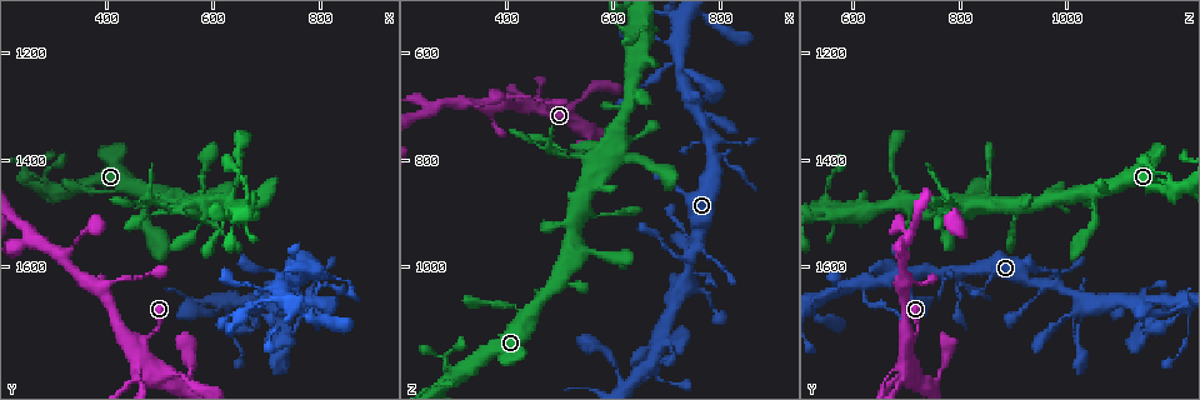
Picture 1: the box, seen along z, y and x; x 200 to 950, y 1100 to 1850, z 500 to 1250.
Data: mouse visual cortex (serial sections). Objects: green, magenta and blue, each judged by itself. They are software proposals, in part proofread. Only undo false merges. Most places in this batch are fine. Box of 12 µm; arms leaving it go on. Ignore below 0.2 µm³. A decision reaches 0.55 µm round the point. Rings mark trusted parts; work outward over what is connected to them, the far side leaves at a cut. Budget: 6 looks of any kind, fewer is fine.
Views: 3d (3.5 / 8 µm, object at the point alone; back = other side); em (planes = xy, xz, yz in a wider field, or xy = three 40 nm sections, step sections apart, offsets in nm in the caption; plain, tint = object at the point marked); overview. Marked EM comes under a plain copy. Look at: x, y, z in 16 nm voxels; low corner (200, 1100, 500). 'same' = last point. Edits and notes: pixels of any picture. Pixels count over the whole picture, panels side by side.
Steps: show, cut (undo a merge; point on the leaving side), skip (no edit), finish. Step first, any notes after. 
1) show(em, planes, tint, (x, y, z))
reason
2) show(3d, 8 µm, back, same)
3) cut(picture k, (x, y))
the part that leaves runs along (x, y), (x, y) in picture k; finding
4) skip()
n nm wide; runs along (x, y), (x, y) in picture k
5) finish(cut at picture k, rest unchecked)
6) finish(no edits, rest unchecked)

show(3d, 3.5 µm, (665, 1665, 1190))
small branch off a trunk

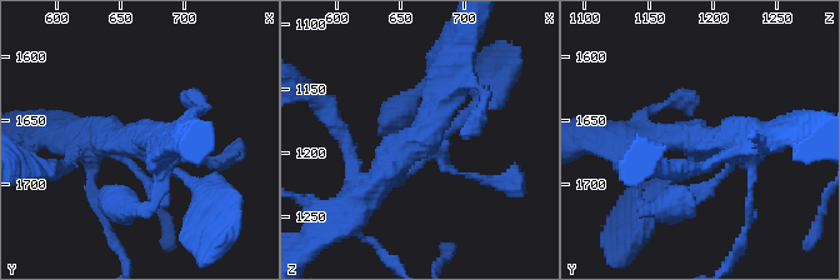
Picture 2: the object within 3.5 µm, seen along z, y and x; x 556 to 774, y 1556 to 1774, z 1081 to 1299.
show(em, xy, step 5, tint, (668, 1666, 1186))
need the tissue

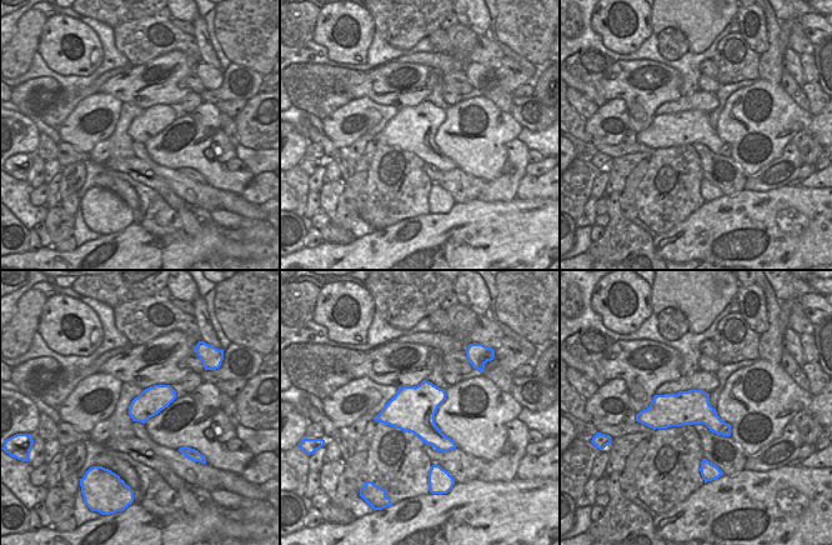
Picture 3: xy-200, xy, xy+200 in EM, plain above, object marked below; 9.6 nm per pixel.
show(em, planes, tint, same)
cut it another way

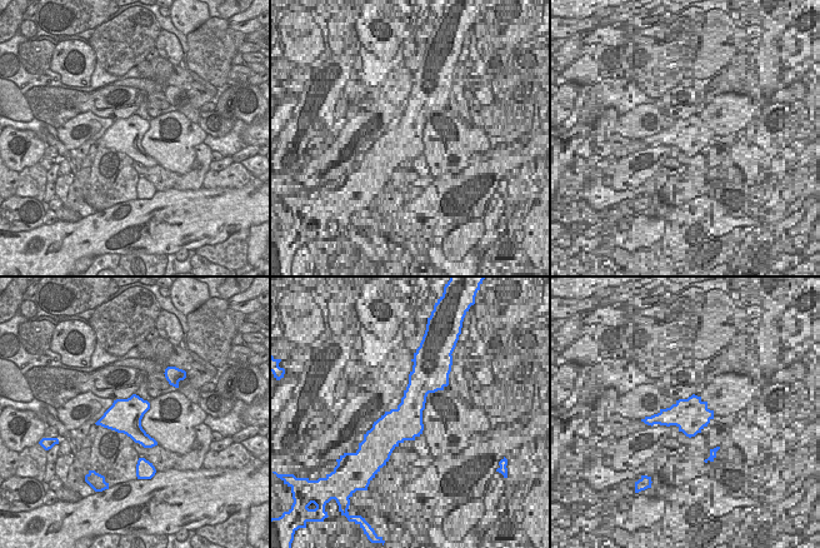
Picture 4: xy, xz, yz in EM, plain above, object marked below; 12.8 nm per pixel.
skip()
runs along (453, 61), (425, 131), (360, 183) in picture 2; continuous, no second cell

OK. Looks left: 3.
show(3d, 3.5 µm, (470, 1515, 1055))
sudden change in width

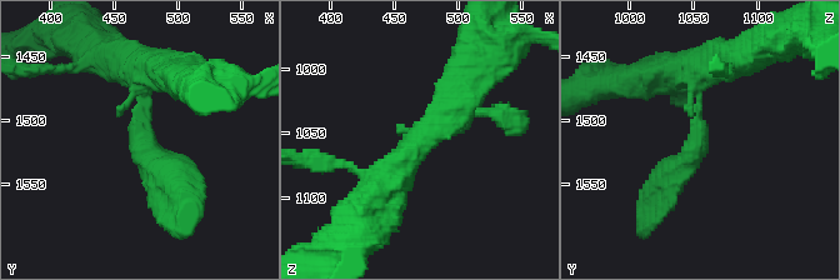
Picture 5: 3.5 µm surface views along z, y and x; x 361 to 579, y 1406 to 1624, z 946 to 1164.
show(em, xy, step 5, tint, (472, 1510, 1052))
shape alone is not enough

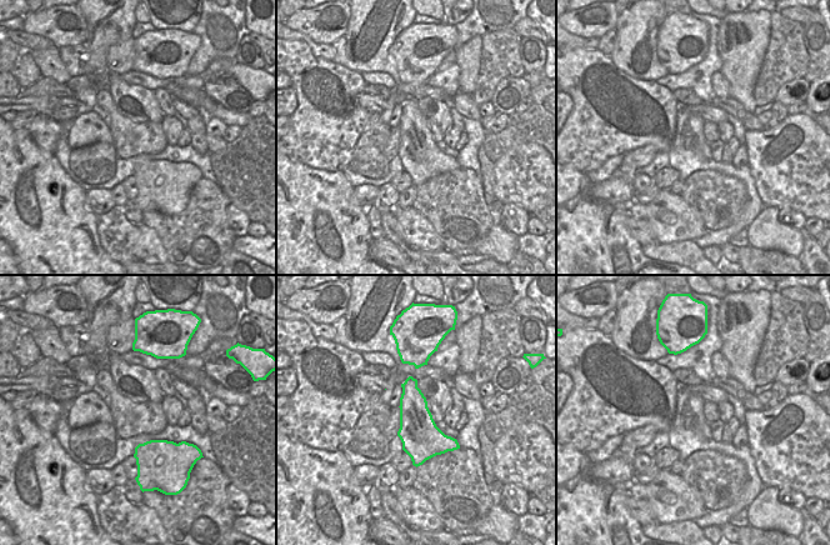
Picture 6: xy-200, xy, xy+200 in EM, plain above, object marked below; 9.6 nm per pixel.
show(em, xy, step 2, tint, same)

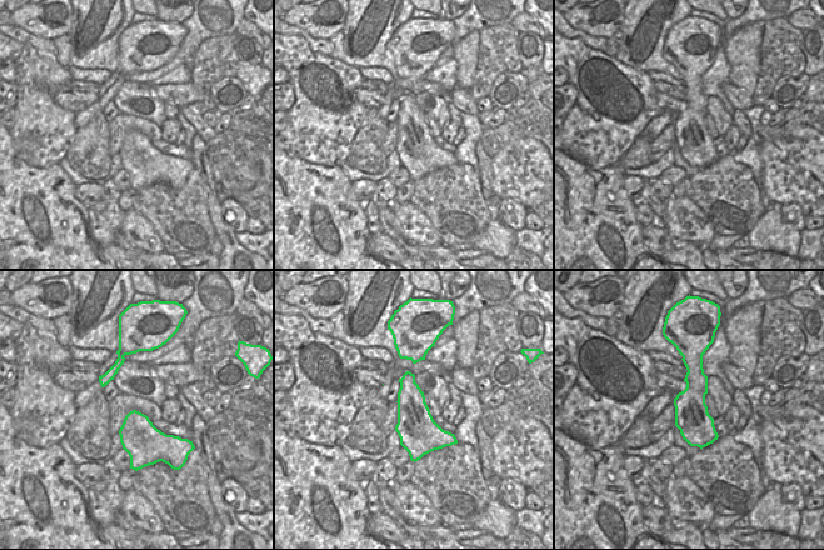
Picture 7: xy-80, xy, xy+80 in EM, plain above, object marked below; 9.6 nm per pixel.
skip()
runs along (690, 356), (694, 423), (702, 444) in picture 7; all the same cell

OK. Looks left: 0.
finish(no edits, rest unchecked)

